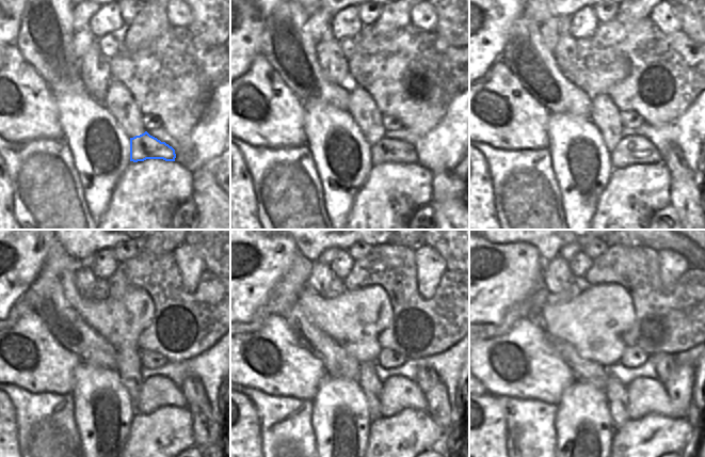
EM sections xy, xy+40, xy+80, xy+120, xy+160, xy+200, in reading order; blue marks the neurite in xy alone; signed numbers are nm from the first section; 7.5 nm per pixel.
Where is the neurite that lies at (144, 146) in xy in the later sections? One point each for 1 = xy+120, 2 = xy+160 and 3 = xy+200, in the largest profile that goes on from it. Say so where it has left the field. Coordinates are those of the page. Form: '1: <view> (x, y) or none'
1: xy+120 (158, 391)
2: xy+160 (398, 393)
3: xy+200 (644, 396)

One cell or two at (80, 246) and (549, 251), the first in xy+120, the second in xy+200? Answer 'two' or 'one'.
one

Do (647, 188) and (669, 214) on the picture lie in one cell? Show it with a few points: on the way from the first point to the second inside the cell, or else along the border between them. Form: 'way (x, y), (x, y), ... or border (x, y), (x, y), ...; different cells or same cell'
border (669, 205), (660, 208), (651, 218); different cells

